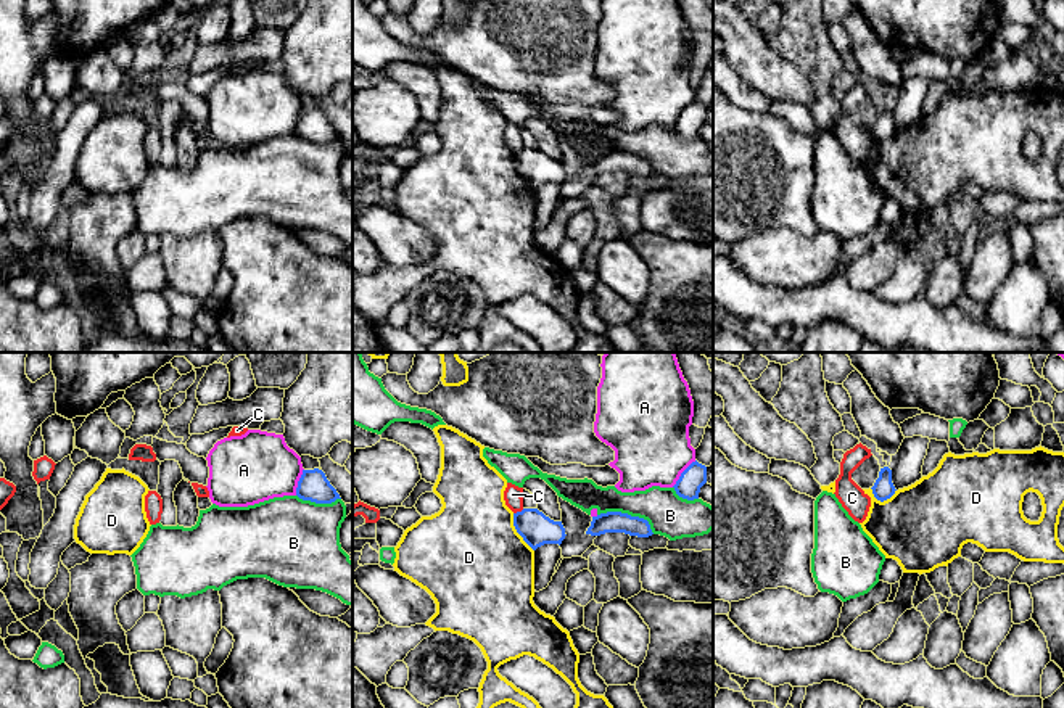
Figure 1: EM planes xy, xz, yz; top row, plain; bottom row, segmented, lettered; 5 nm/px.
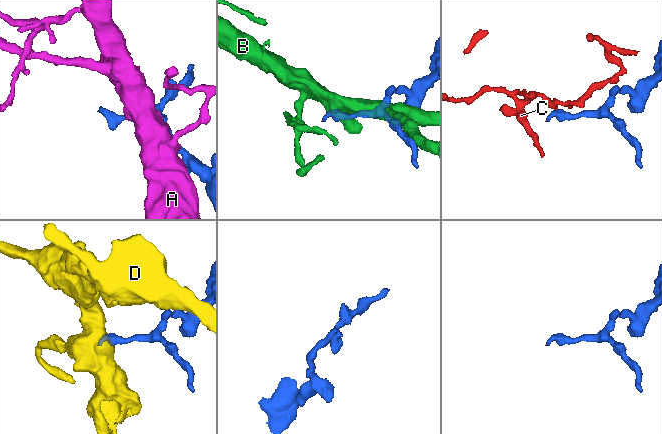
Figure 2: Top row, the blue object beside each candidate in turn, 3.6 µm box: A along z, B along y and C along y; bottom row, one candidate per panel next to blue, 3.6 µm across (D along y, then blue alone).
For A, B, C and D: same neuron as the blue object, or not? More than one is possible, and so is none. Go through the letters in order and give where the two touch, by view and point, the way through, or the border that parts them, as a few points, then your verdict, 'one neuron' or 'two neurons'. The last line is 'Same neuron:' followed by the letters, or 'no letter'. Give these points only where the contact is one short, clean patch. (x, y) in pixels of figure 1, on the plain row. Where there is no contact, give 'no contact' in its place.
A: xz (681, 113) | two neurons
B: xz (626, 153) | two neurons
C: xz (519, 152) | along xz (523, 148), (514, 153) | two neurons
D: xz (517, 171) | along xz (512, 153), (515, 171), (533, 190) | two neurons
Same neuron: no letter

